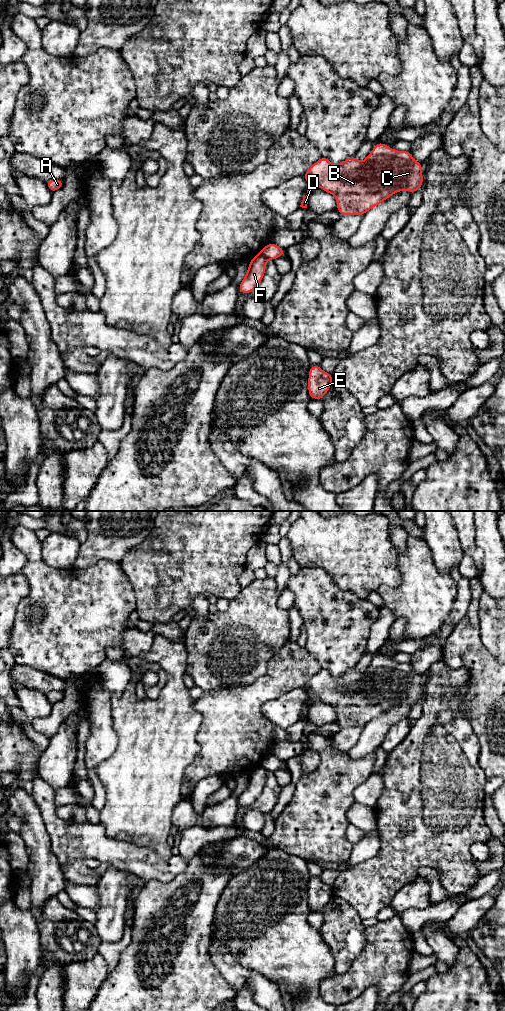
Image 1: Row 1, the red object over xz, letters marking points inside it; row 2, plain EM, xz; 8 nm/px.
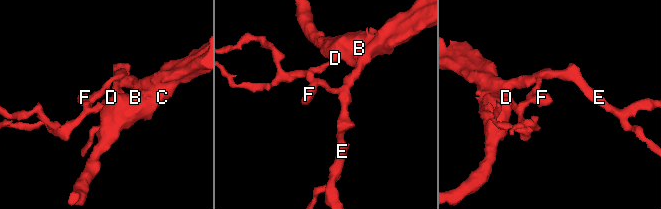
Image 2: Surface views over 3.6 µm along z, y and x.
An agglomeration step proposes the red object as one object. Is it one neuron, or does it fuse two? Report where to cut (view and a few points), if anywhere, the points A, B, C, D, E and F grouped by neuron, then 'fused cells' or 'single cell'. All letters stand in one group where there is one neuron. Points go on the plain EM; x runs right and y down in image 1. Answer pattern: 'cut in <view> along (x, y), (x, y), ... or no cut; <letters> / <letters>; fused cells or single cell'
cut in xz along (260, 764), (266, 771); A B C D F / E; fused cells

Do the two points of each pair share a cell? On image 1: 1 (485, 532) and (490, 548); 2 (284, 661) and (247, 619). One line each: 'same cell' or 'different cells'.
1: same cell
2: different cells

